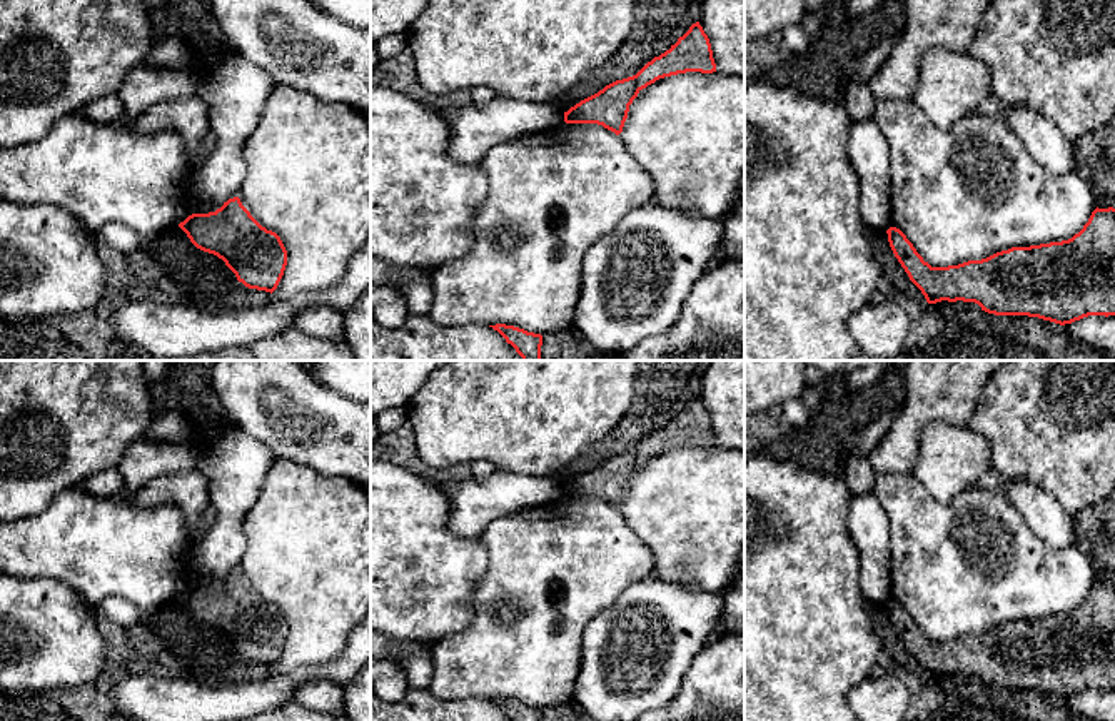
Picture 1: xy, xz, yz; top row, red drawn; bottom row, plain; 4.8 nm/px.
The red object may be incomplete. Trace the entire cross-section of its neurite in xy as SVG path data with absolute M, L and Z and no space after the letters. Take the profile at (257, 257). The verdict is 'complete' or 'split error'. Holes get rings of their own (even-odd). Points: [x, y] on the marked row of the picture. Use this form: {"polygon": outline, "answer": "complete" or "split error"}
{"polygon": "M239 197L215 212L192 214L179 227L197 249L222 259L245 287L270 294L277 289L287 250L280 237L262 227Z", "answer": "complete"}

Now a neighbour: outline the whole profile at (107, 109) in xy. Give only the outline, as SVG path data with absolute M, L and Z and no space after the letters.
M117 93L102 95L97 100L85 103L78 113L93 124L103 125L114 124L125 115Z

